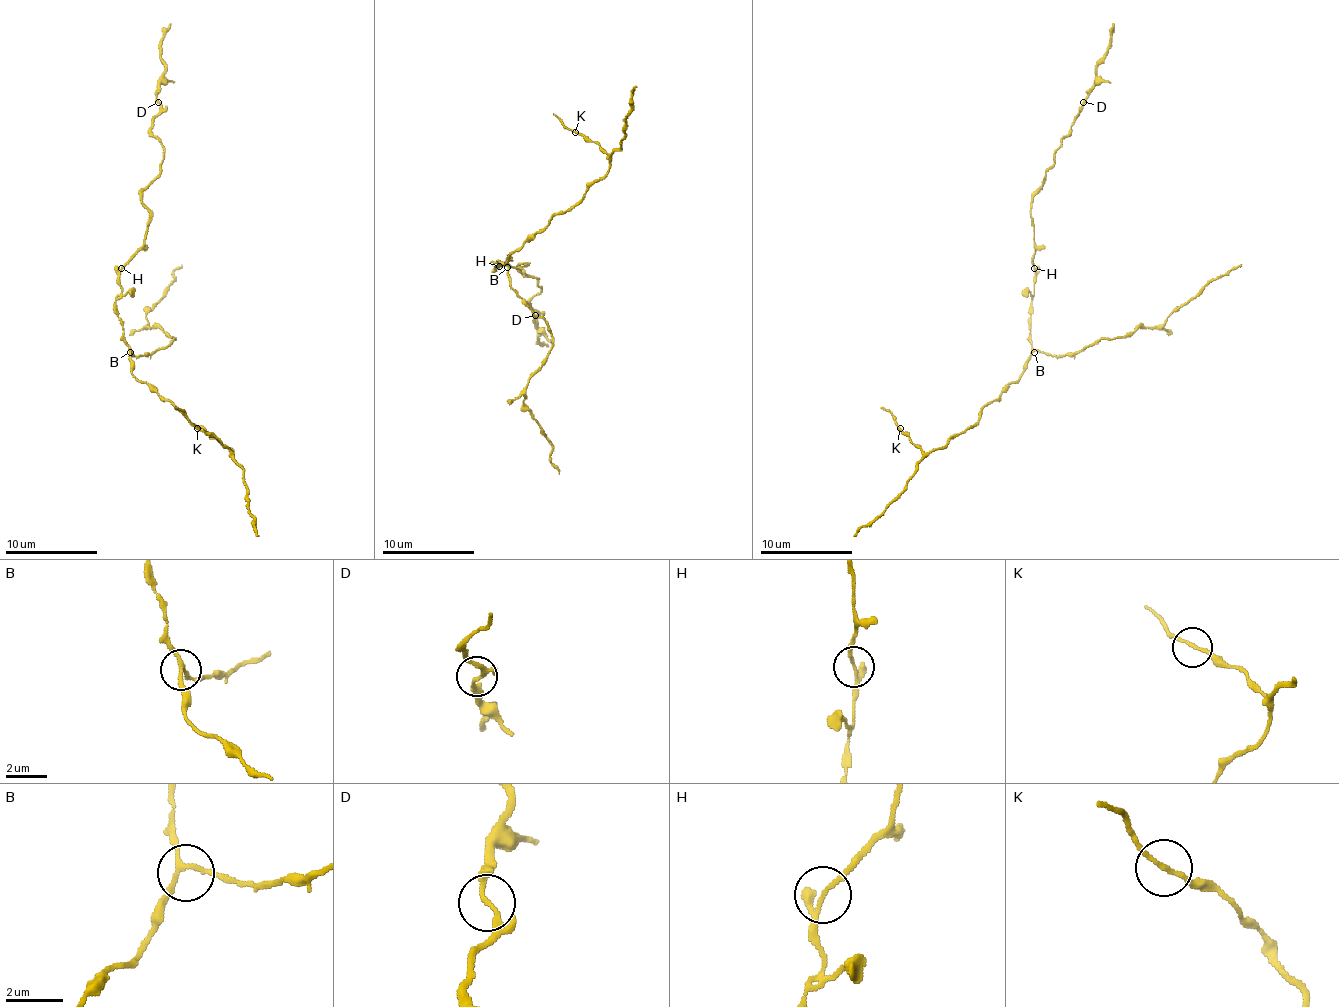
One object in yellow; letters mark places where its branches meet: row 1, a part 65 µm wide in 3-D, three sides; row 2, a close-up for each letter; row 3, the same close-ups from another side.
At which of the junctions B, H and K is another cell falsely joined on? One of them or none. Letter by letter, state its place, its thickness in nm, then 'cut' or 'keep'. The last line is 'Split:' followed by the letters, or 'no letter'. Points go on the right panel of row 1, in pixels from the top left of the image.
B: at (1034, 352); 160 nm thick; keep
H: at (1034, 268); 130 nm thick; keep
K: at (900, 428); 140 nm thick; keep
Split: no letter

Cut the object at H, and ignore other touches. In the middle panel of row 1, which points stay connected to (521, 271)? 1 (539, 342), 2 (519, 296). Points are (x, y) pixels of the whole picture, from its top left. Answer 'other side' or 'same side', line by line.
1: same side
2: other side

